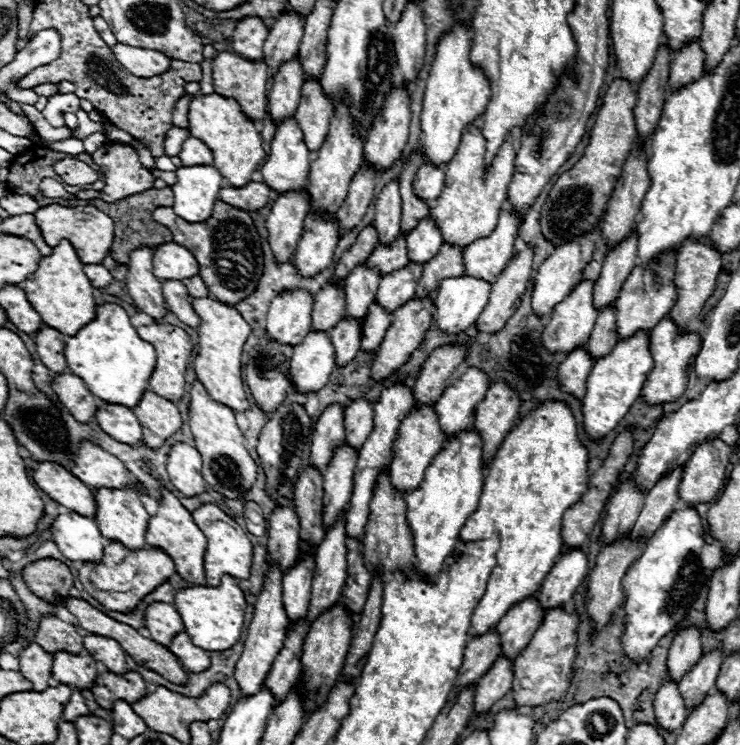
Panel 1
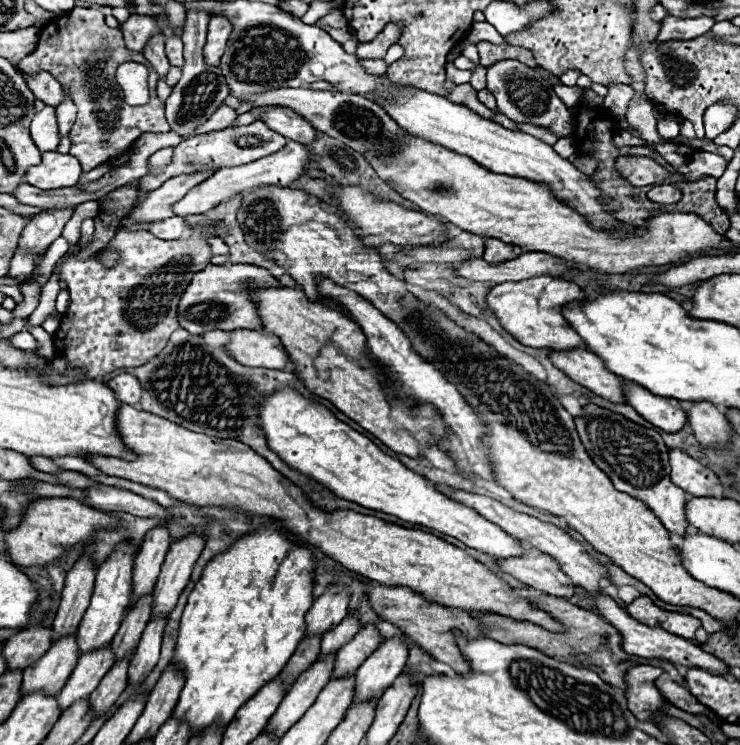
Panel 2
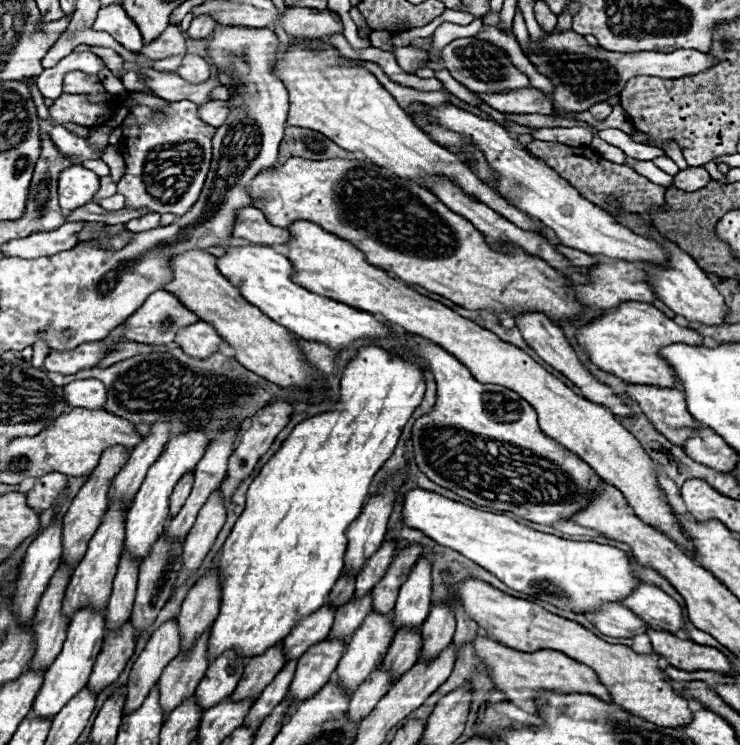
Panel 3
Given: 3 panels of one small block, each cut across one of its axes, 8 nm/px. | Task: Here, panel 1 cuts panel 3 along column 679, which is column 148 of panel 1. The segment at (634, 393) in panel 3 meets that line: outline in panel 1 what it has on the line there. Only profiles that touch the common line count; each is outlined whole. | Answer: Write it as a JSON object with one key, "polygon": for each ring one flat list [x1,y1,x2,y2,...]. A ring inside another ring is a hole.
{"polygon":[[146,390,146,394,142,394,140,404,134,408,134,414,142,426,142,440,150,448,160,448,164,440,182,426,176,404,160,398,152,390]]}

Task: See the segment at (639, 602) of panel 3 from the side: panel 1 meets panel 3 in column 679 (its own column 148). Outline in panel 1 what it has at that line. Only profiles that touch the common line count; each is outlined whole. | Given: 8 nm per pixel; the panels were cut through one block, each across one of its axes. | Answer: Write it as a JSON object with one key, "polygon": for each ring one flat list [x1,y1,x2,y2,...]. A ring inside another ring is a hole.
{"polygon":[[166,602,148,604,144,624,146,624,146,630,150,632,150,638,166,648,170,646,172,638,178,632,184,632,184,624,182,624,180,614,176,612,174,606,170,606]]}

